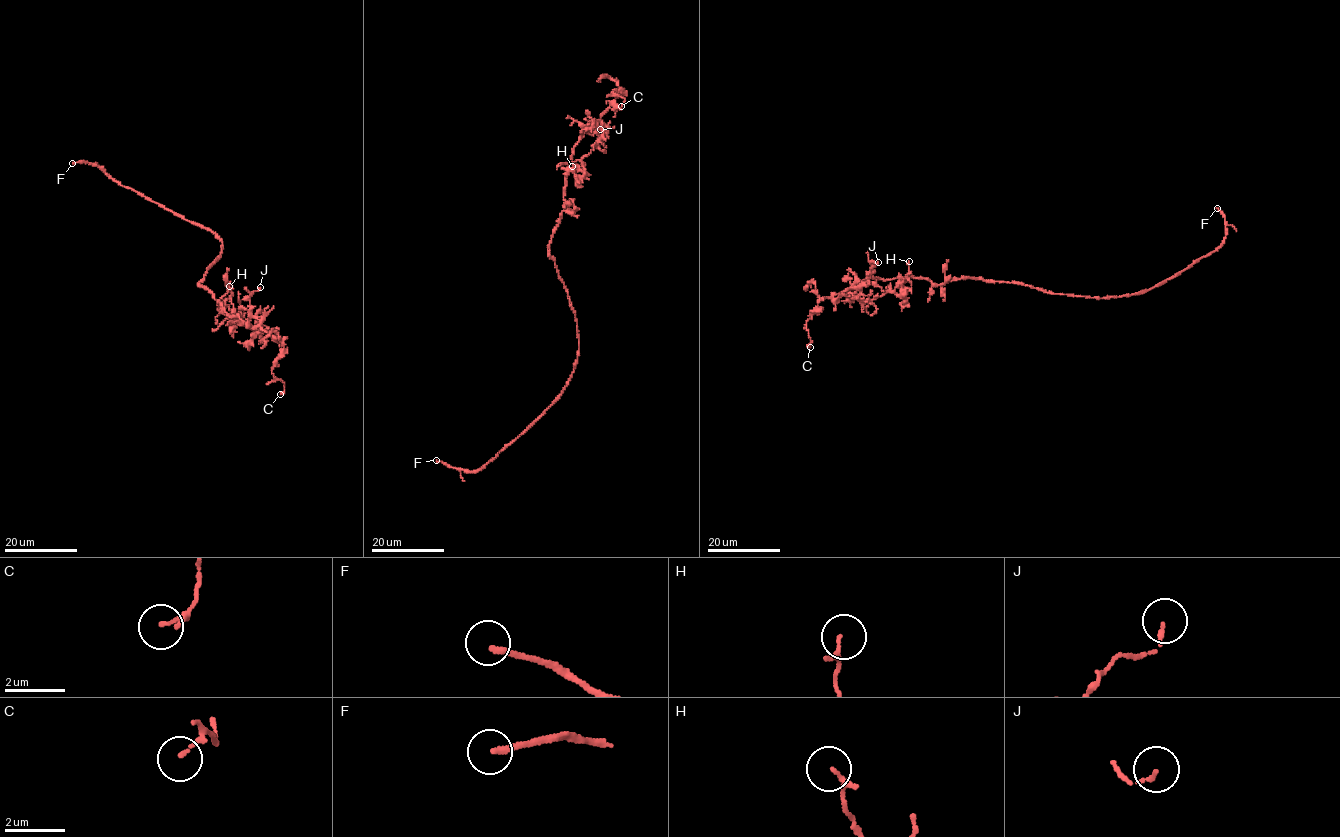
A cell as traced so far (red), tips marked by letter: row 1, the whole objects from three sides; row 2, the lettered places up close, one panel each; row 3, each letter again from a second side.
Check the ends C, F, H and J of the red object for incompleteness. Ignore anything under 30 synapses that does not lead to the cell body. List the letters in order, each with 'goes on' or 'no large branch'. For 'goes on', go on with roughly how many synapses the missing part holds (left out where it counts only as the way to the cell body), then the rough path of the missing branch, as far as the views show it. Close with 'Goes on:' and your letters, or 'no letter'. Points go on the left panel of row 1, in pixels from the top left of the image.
C: no large branch
F: goes on | 45 syn
H: no large branch
J: no large branch
Goes on: F

